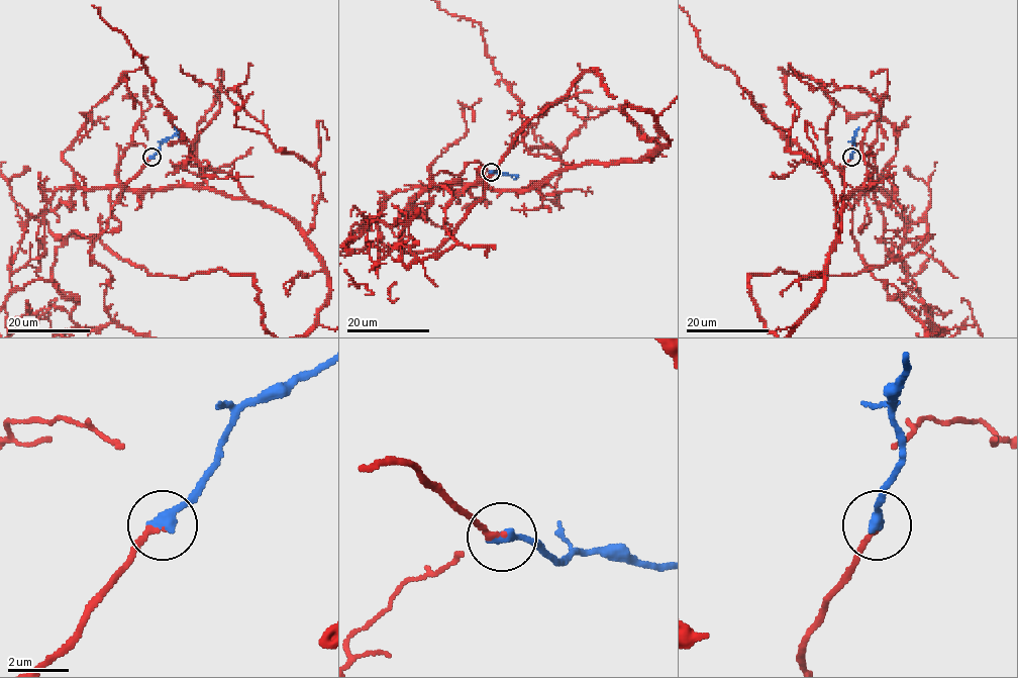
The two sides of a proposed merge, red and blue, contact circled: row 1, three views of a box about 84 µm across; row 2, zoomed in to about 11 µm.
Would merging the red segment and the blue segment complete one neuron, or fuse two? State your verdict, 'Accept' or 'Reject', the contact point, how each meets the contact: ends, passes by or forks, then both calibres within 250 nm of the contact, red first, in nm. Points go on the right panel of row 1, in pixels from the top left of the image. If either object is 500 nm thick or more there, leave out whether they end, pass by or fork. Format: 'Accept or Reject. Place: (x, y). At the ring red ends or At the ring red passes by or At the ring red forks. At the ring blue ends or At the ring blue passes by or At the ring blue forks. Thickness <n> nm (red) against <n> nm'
Accept. Place: (851, 157). At the ring red ends. At the ring blue ends. Thickness 190 nm (red) against 400 nm

